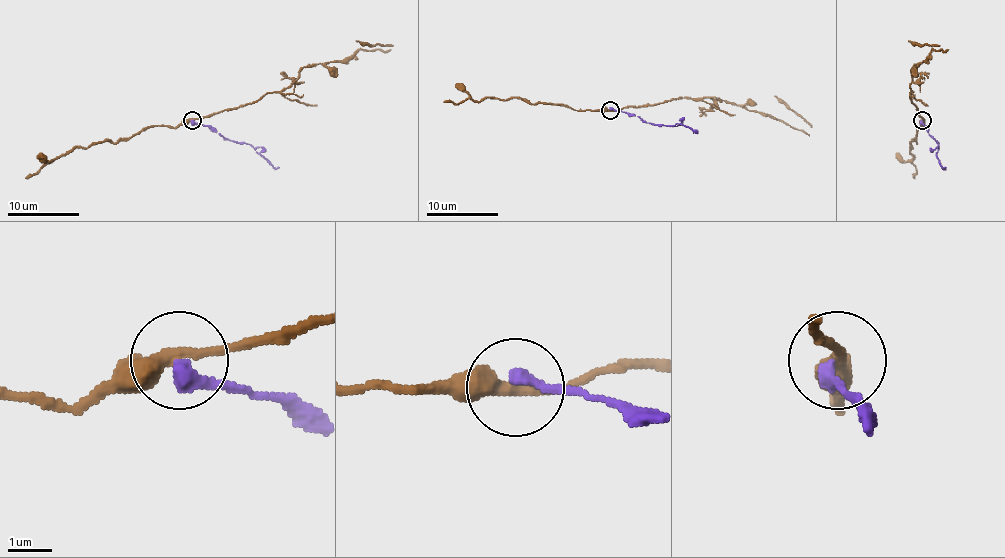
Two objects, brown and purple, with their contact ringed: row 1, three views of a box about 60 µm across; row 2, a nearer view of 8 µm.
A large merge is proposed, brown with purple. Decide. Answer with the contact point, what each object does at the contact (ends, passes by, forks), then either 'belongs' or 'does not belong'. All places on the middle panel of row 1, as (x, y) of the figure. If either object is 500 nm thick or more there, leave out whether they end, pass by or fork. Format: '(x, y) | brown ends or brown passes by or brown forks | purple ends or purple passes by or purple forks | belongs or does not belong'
(610, 110) | brown passes by | purple ends | does not belong

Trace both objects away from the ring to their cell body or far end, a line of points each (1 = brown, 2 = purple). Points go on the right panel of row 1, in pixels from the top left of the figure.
1: (922, 119), (910, 94), (911, 71), (933, 50), (945, 50), (908, 41)
2: (922, 119), (938, 142), (936, 159), (945, 167)

